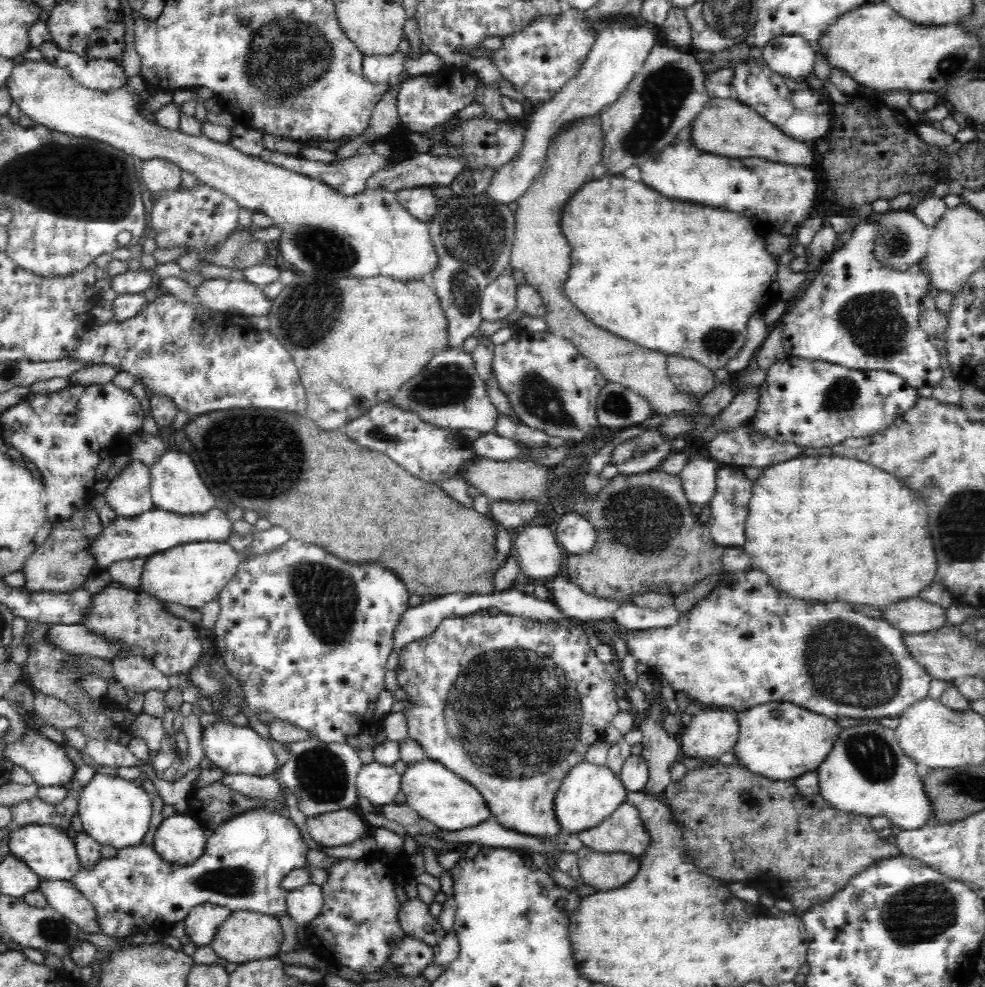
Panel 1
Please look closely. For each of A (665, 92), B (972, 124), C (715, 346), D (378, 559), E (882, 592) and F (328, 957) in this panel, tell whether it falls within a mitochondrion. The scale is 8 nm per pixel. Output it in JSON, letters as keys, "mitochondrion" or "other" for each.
{"A":"mitochondrion","B":"other","C":"mitochondrion","D":"other","E":"other","F":"other"}

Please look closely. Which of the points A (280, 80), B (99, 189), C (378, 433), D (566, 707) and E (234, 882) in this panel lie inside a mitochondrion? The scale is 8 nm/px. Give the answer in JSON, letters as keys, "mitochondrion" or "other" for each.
{"A":"mitochondrion","B":"mitochondrion","C":"mitochondrion","D":"mitochondrion","E":"mitochondrion"}

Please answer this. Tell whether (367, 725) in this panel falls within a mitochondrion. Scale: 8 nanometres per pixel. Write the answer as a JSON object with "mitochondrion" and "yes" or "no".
{"mitochondrion":"no"}

